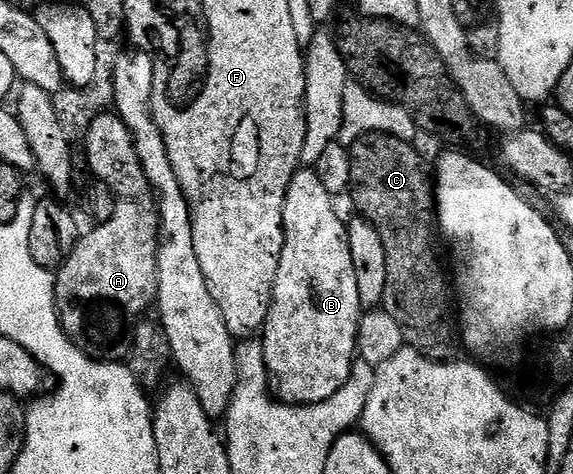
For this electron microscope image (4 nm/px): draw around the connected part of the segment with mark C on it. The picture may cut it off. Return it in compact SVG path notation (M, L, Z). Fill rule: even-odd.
M369 132L348 145L351 158L351 197L358 208L360 219L371 222L383 238L383 250L387 250L387 290L383 301L383 311L391 314L403 330L406 345L423 354L428 360L445 362L450 359L455 344L455 324L449 321L449 300L451 304L451 284L445 281L445 268L437 257L439 225L435 207L435 176L425 165L425 160L413 149L407 140L400 140L391 134Z

